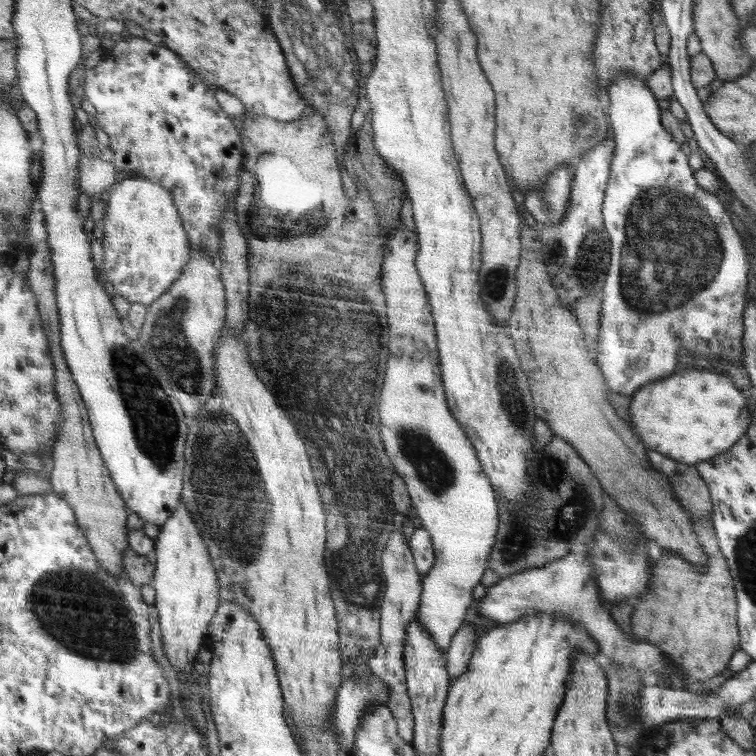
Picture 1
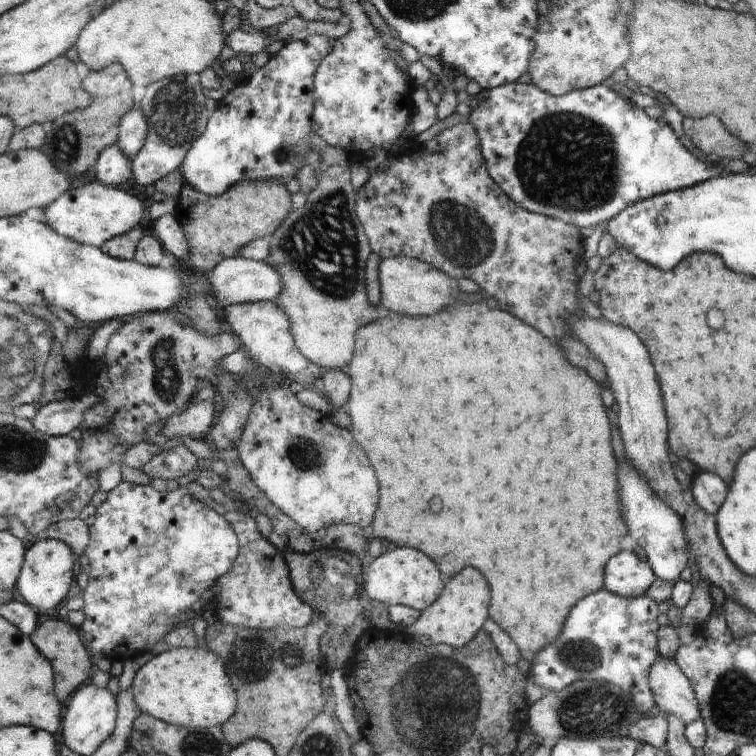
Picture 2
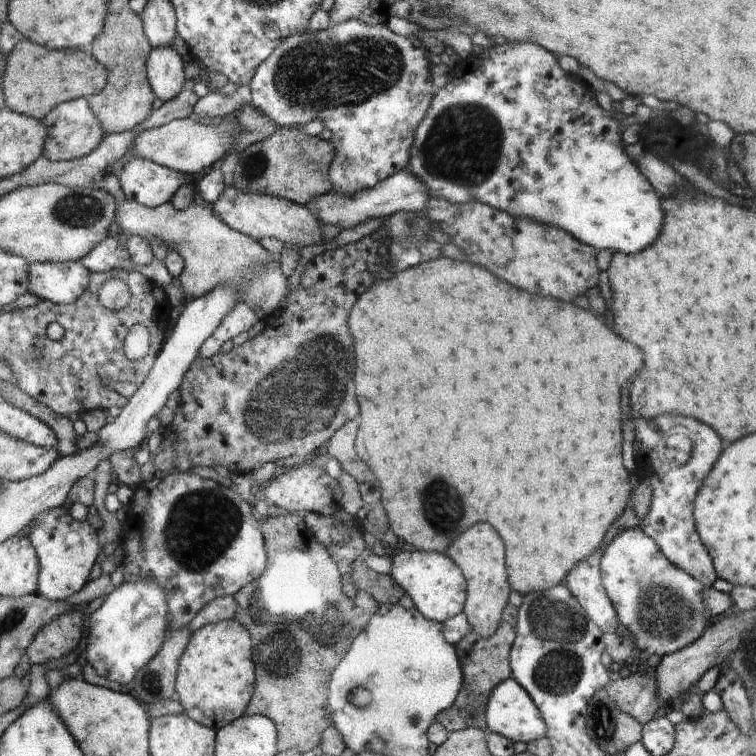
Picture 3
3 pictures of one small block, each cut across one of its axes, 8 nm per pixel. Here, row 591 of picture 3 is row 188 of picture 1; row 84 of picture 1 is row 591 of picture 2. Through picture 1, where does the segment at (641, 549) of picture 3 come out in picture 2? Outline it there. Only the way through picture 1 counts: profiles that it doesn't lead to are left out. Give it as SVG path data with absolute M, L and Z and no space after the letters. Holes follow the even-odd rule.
M622 551L606 563L605 587L612 594L639 597L654 580L649 562L640 560L634 551Z

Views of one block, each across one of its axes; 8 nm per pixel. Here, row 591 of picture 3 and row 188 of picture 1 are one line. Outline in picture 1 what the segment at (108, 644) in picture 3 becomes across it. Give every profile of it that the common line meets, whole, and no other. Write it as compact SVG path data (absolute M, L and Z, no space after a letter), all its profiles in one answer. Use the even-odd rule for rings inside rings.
M141 177L124 179L117 183L110 200L107 202L107 216L104 220L103 247L105 264L102 275L113 293L121 294L130 303L154 304L166 290L180 278L192 256L186 229L182 224L180 212L172 202L172 194L166 187Z

